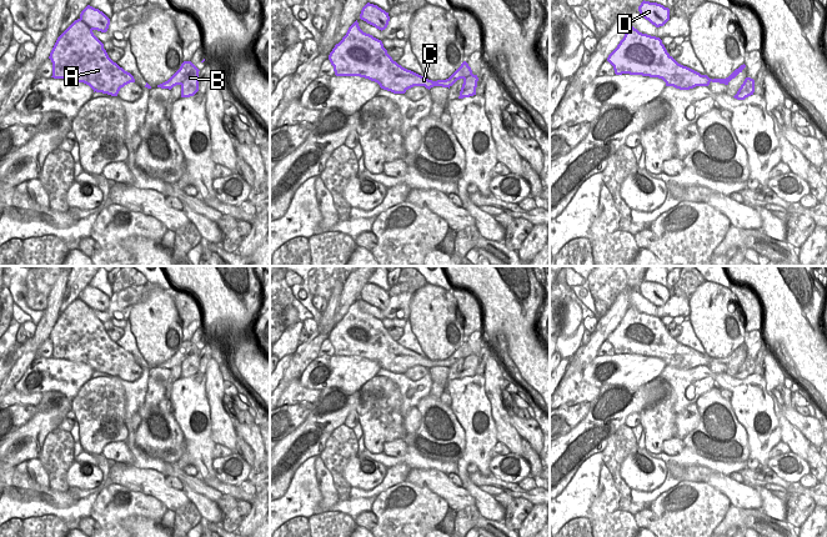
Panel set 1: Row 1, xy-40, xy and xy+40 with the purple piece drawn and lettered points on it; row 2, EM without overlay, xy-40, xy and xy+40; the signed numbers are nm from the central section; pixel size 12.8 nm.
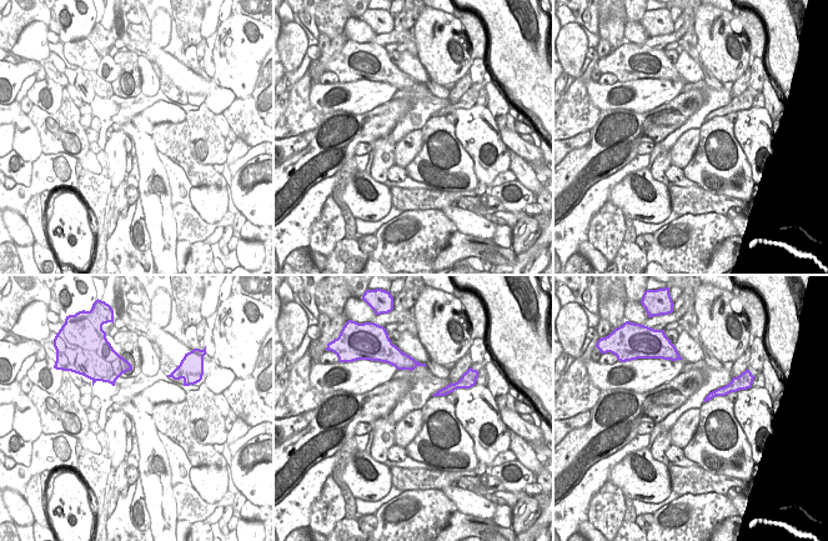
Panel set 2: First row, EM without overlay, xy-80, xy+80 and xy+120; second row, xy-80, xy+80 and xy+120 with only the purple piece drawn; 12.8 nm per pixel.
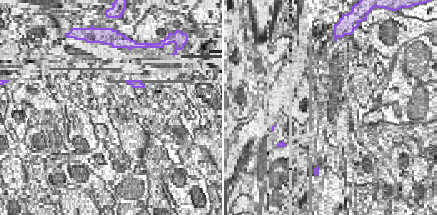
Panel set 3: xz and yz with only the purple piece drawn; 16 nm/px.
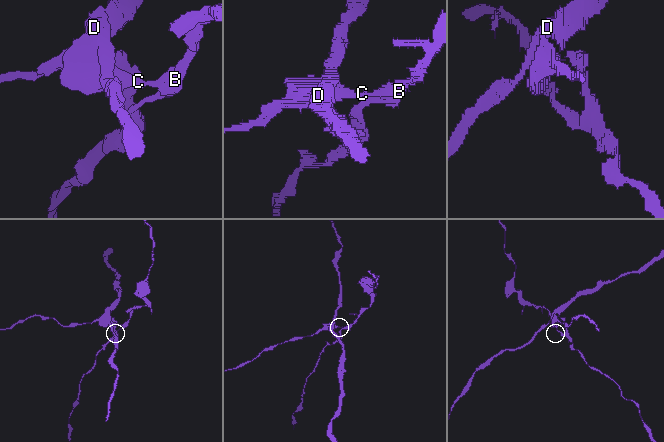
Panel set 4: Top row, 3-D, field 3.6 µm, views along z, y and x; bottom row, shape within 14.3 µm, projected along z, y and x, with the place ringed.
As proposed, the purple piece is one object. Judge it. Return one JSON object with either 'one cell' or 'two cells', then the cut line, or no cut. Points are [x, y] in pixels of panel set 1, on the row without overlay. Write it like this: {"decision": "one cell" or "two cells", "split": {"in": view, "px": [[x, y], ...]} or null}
{"decision": "two cells", "split": {"in": "xy", "px": [[435, 361], [436, 365]]}}

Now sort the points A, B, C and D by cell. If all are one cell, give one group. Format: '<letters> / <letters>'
A C D / B

